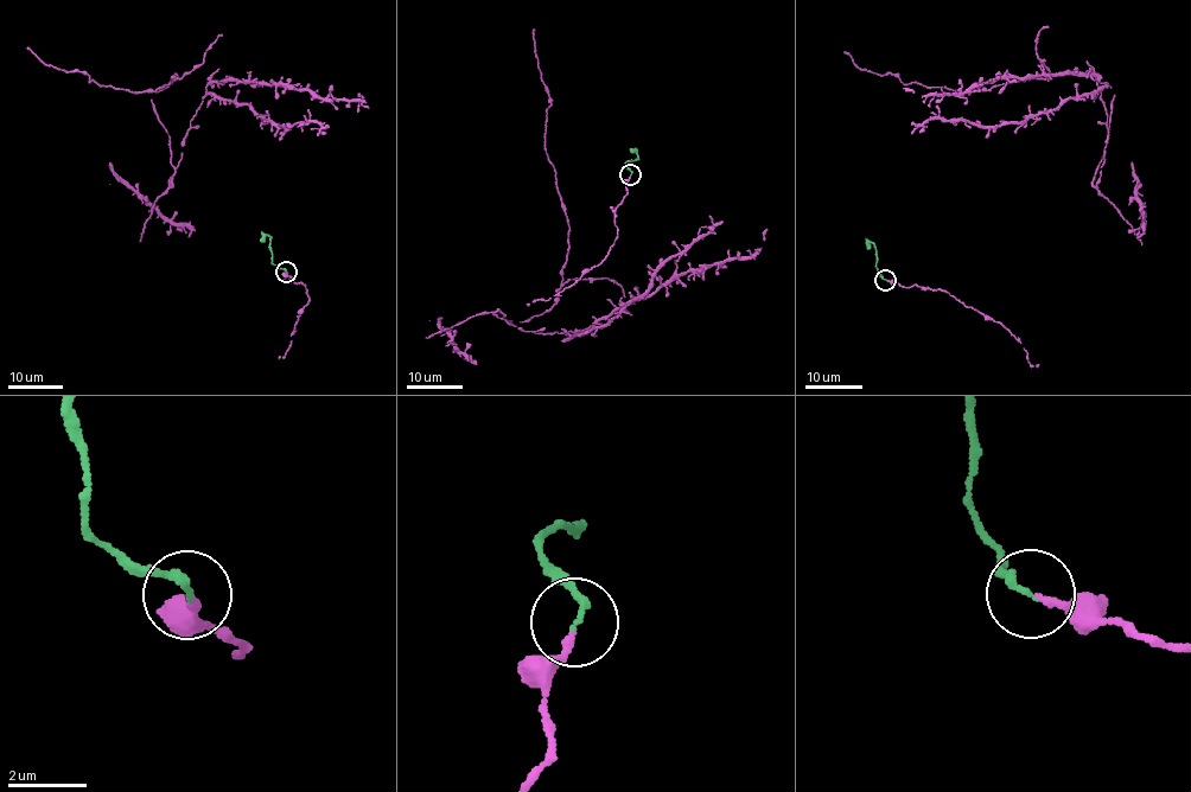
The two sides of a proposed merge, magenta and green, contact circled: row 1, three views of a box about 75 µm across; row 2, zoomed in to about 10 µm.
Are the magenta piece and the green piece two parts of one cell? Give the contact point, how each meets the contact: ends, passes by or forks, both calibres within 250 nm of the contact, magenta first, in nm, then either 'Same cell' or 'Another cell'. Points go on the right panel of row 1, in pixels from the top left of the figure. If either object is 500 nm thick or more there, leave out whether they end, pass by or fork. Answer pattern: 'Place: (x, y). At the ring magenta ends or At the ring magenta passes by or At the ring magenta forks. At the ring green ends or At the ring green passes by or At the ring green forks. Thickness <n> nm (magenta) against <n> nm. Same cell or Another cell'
Place: (885, 280). At the ring magenta ends. At the ring green ends. Thickness 180 nm (magenta) against 180 nm. Same cell

